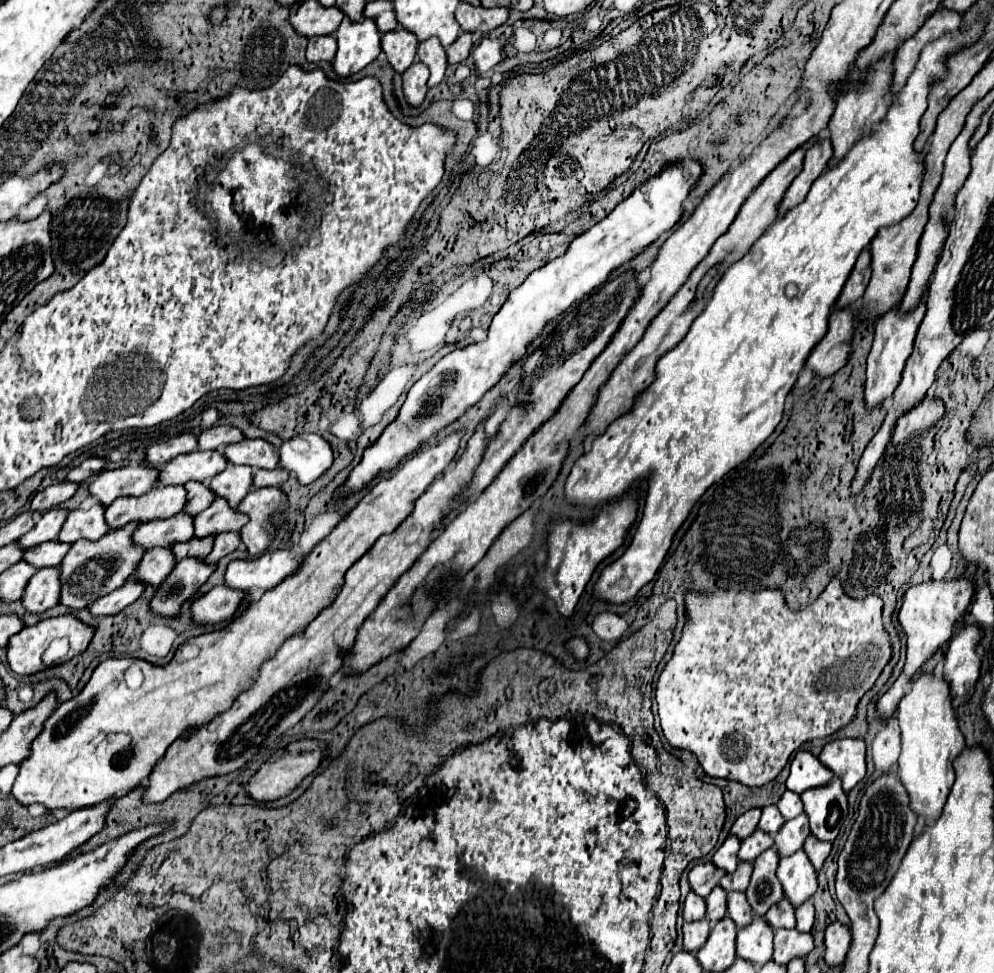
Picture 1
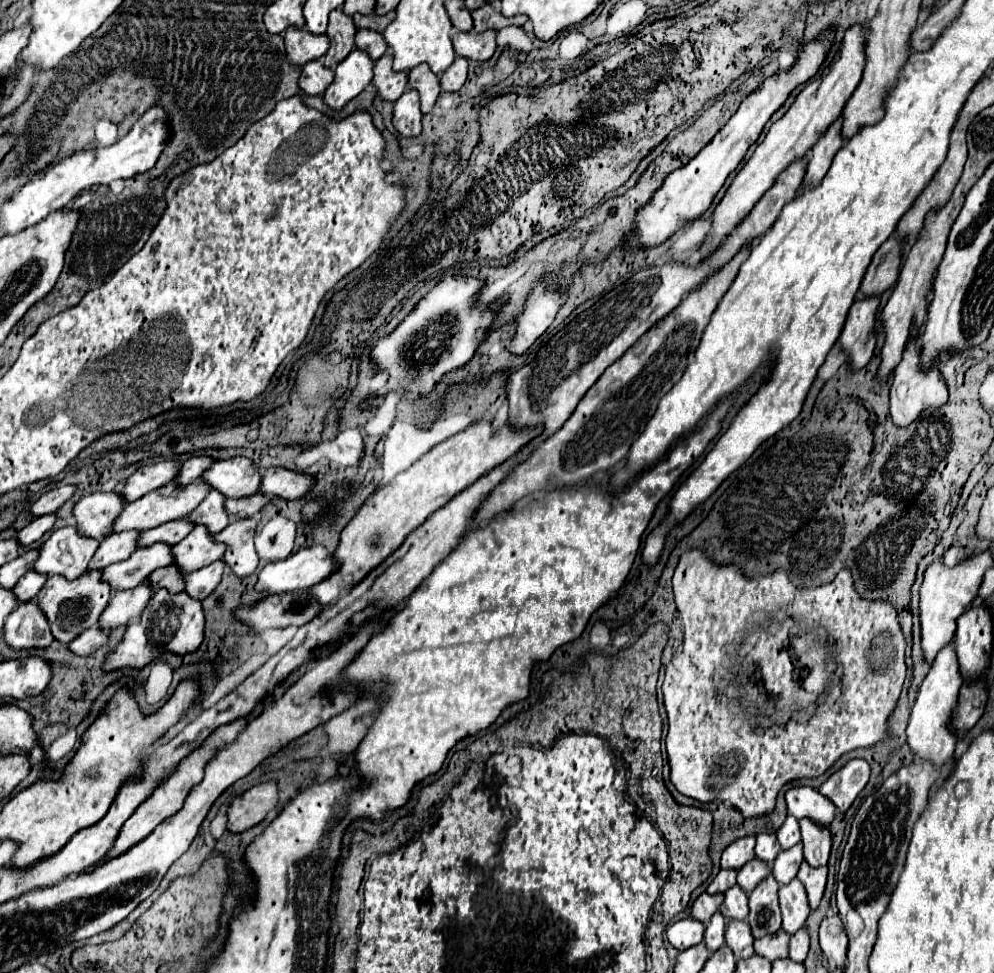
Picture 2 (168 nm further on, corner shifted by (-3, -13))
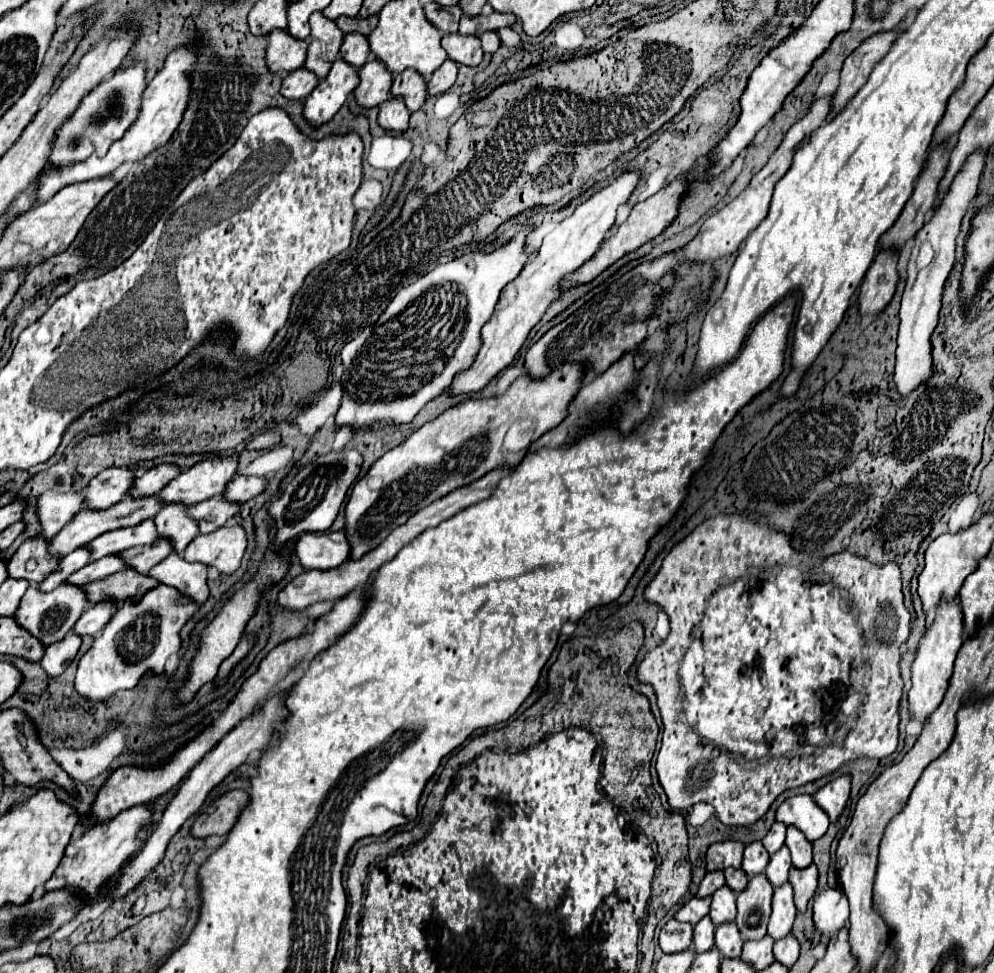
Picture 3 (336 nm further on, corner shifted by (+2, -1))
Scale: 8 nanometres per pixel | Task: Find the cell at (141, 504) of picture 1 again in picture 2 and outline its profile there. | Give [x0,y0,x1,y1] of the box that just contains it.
[89,531,137,571]

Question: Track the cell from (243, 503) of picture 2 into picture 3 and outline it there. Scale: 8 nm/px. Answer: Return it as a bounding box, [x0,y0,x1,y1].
[190,497,242,533]

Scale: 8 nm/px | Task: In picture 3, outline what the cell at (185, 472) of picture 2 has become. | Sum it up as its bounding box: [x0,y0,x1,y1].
[132,463,180,497]

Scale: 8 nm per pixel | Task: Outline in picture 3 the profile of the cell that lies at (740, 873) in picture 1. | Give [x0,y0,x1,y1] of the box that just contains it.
[710,887,736,925]

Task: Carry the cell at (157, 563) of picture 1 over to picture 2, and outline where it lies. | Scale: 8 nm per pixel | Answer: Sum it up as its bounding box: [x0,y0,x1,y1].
[99,583,153,631]

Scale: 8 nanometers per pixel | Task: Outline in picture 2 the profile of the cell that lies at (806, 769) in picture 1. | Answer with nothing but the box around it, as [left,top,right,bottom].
[785,787,835,827]

